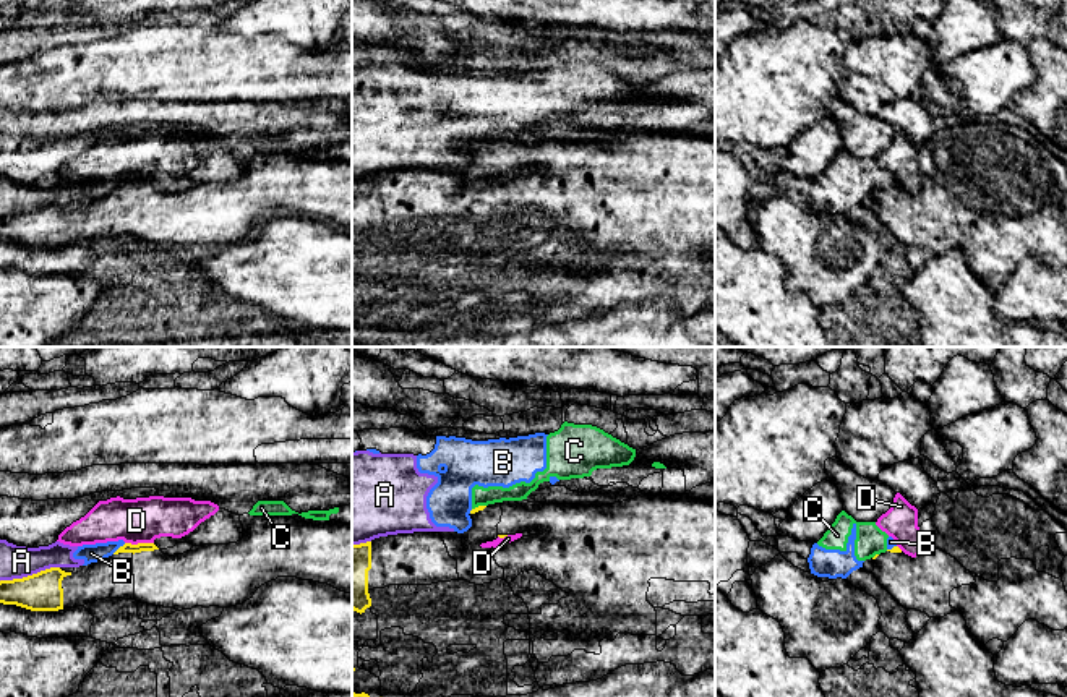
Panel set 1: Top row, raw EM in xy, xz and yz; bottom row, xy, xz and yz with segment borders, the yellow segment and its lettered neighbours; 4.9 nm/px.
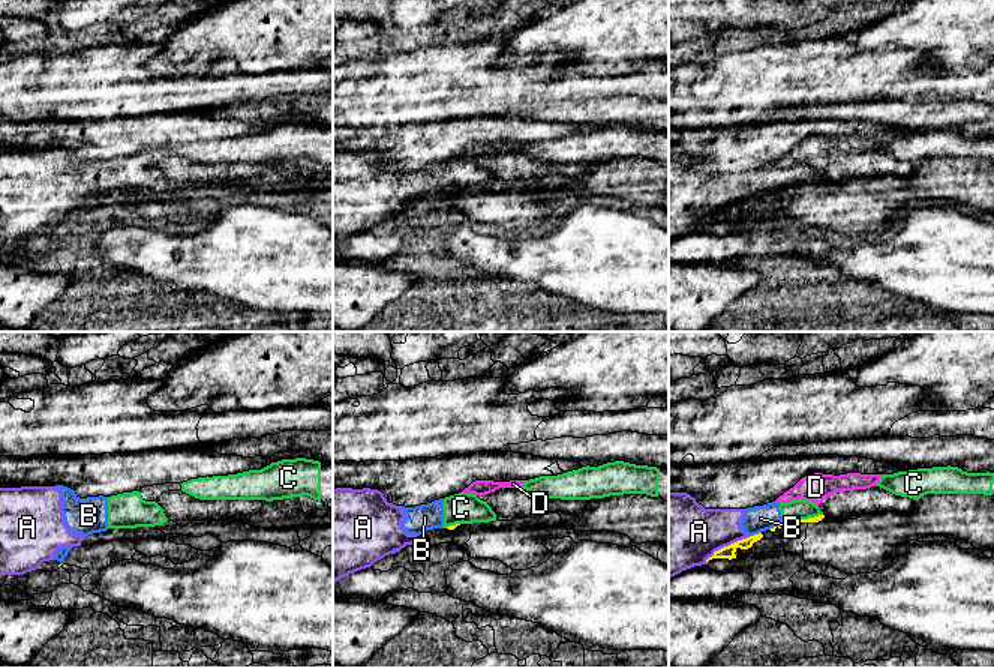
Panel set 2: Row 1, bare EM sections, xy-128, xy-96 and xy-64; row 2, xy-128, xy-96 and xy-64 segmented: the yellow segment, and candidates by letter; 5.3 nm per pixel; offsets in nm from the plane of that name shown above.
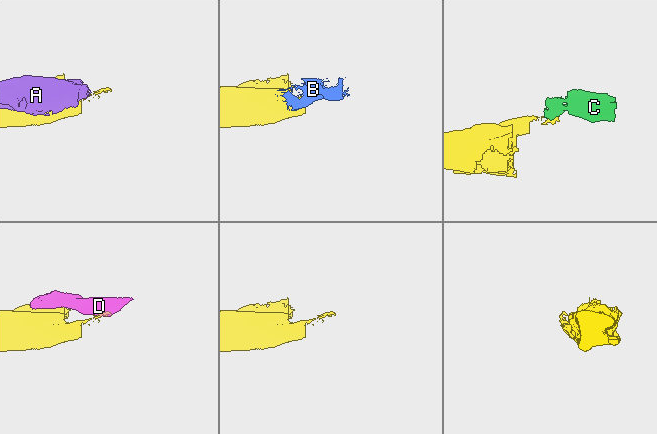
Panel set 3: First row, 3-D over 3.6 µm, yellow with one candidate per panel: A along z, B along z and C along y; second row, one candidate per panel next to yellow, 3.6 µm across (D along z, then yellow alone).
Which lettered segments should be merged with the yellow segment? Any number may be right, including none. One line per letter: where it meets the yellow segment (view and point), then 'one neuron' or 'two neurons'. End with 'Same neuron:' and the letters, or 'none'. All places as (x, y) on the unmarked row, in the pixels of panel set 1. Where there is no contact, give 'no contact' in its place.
A: xy (29, 213) | two neurons
B: xy (120, 183) | two neurons
C: xz (479, 143) | two neurons
D: xy (140, 180) | two neurons
Same neuron: none

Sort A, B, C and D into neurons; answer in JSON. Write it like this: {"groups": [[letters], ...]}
{"groups": [["A", "B", "C"], ["D"]]}

